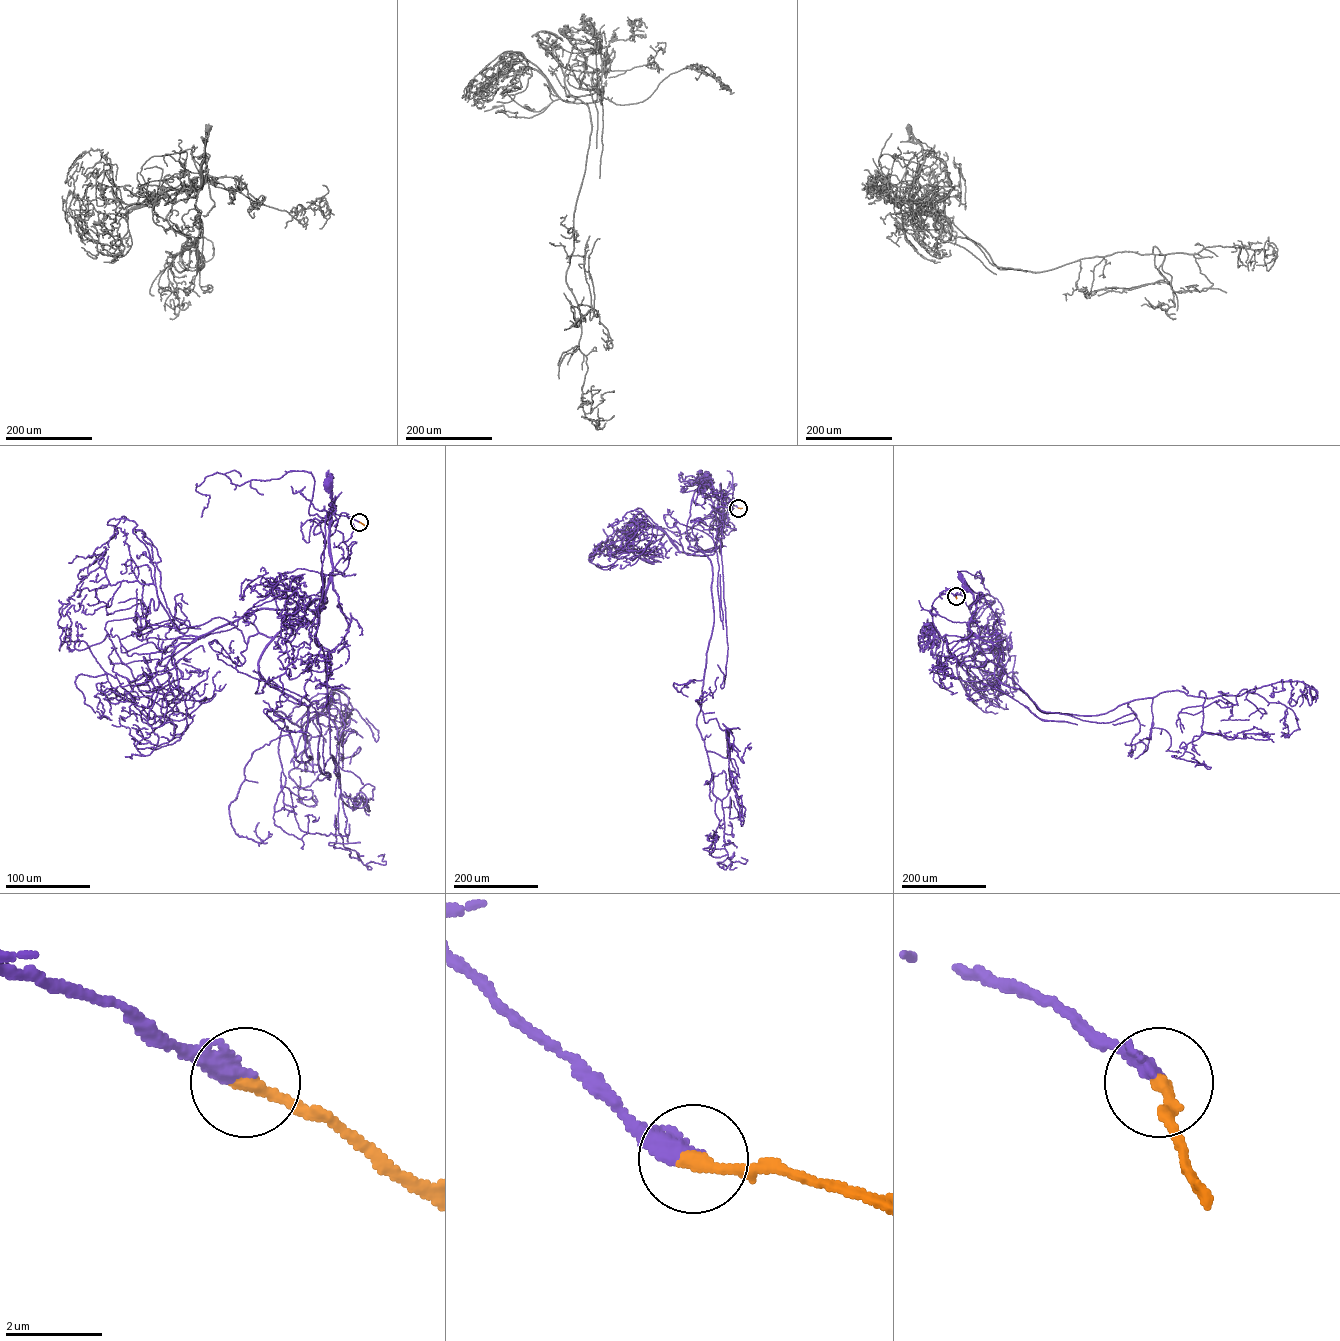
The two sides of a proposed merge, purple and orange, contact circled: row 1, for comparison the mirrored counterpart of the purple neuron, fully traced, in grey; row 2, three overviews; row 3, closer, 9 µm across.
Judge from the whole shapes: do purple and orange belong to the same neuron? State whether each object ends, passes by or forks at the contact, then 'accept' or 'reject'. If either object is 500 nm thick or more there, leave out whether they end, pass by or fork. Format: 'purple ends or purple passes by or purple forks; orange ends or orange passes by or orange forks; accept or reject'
purple ends; orange ends; accept

